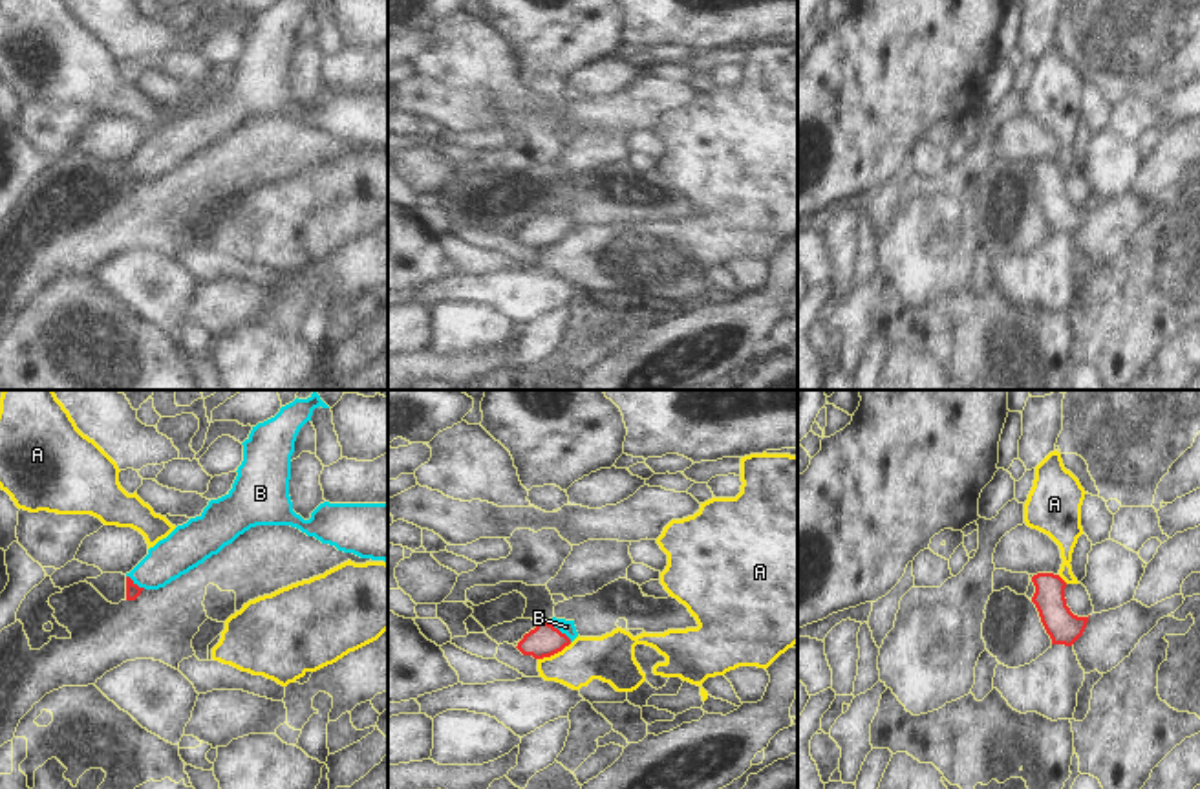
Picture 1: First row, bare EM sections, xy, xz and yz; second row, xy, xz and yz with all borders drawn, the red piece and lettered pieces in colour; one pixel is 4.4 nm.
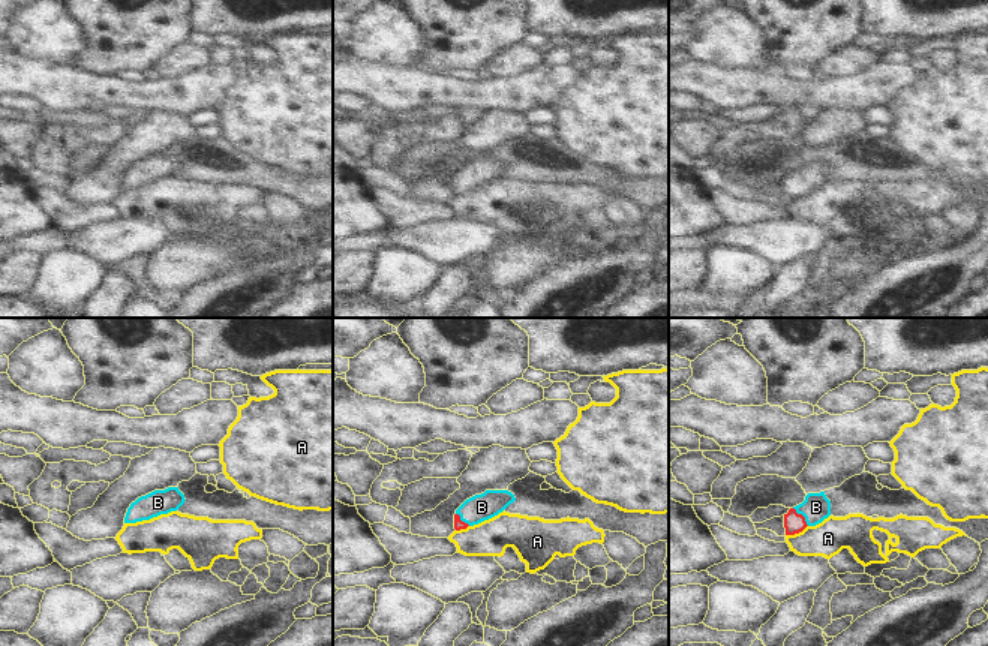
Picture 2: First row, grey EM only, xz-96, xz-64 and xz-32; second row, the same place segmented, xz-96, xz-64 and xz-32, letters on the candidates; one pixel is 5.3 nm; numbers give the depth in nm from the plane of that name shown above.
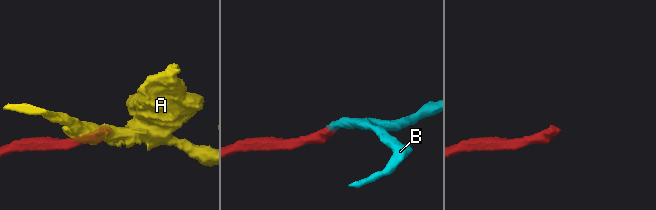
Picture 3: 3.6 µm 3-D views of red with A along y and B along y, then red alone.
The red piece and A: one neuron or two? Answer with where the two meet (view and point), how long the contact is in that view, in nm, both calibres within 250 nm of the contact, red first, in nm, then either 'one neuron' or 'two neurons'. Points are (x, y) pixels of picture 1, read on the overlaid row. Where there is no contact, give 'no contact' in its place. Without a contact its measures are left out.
meets red in xz at (555, 652); contact 170 nm long; 140 nm thick on the red side, 200 nm on the other; two neurons

